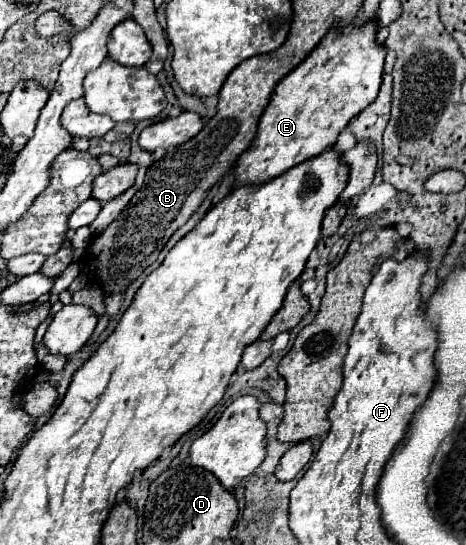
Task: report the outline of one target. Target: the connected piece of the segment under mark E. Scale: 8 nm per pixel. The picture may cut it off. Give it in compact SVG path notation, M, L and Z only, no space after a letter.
M368 22L362 28L330 30L320 46L274 88L256 138L236 162L232 188L270 182L270 178L334 146L346 124L376 100L382 84L384 56L386 48L376 42L376 22Z

